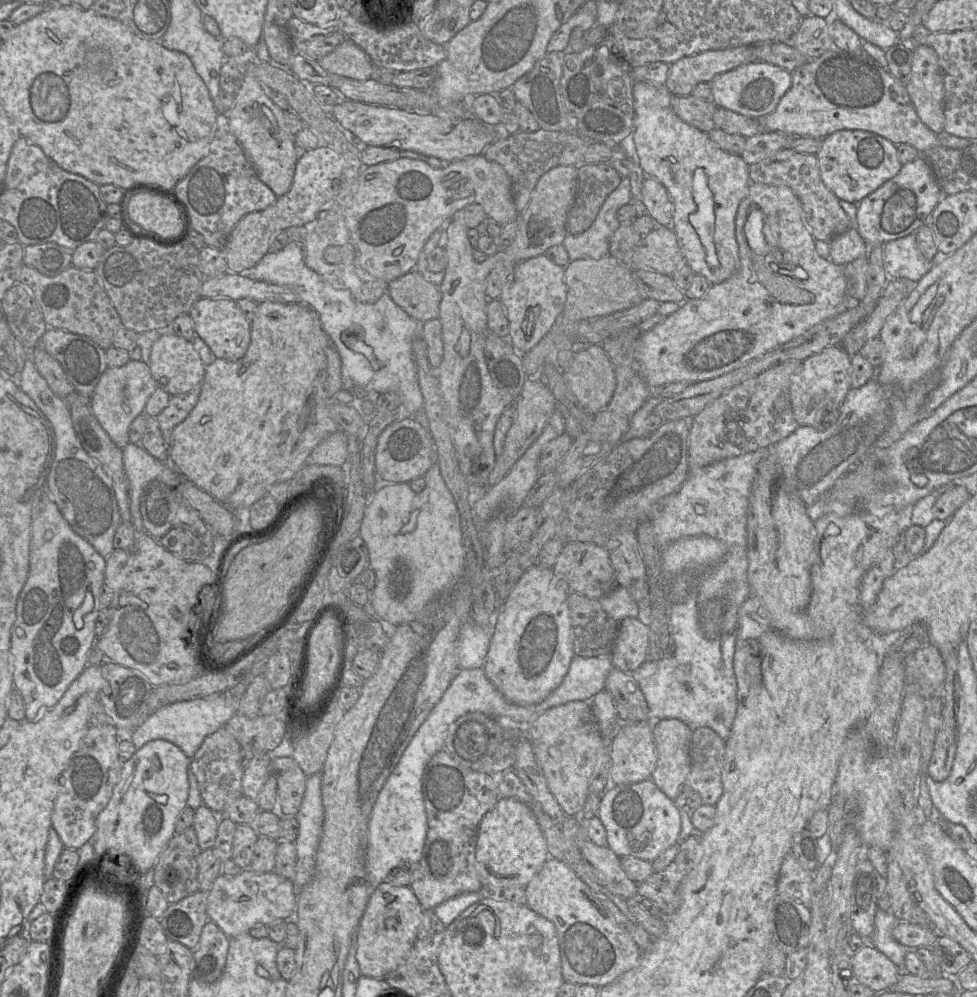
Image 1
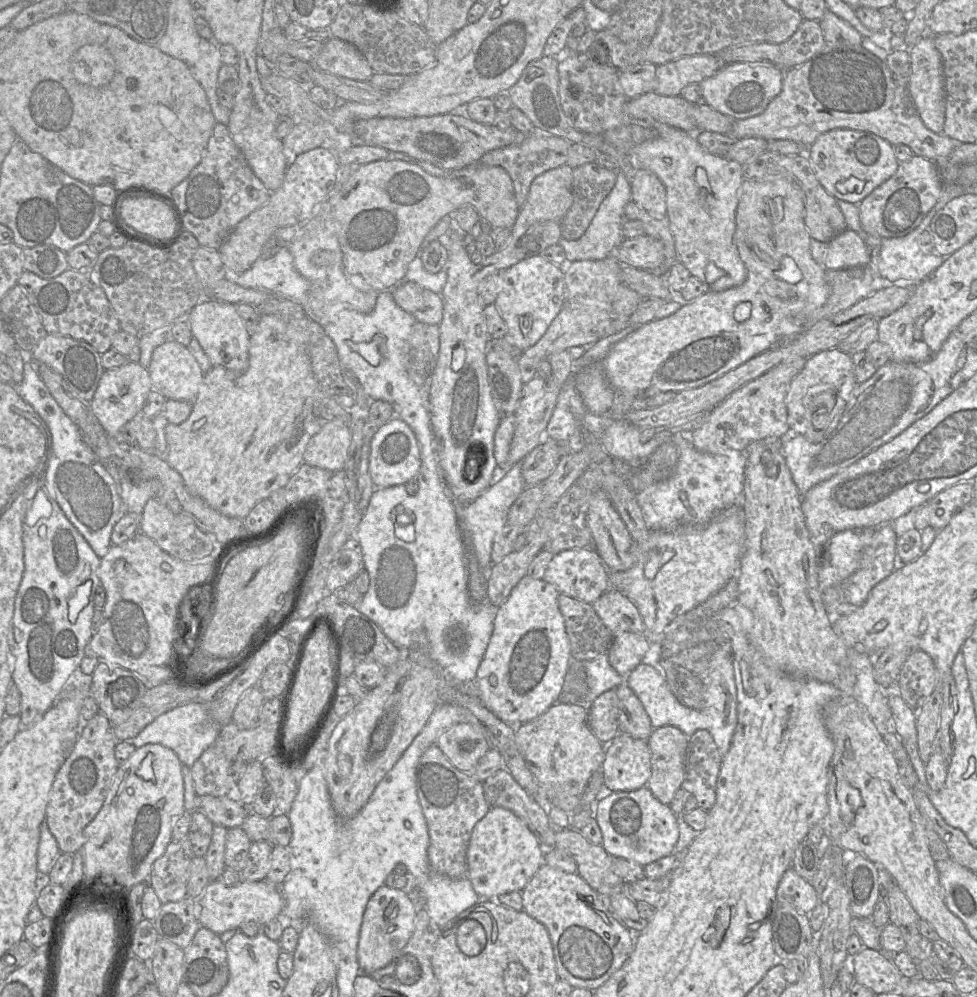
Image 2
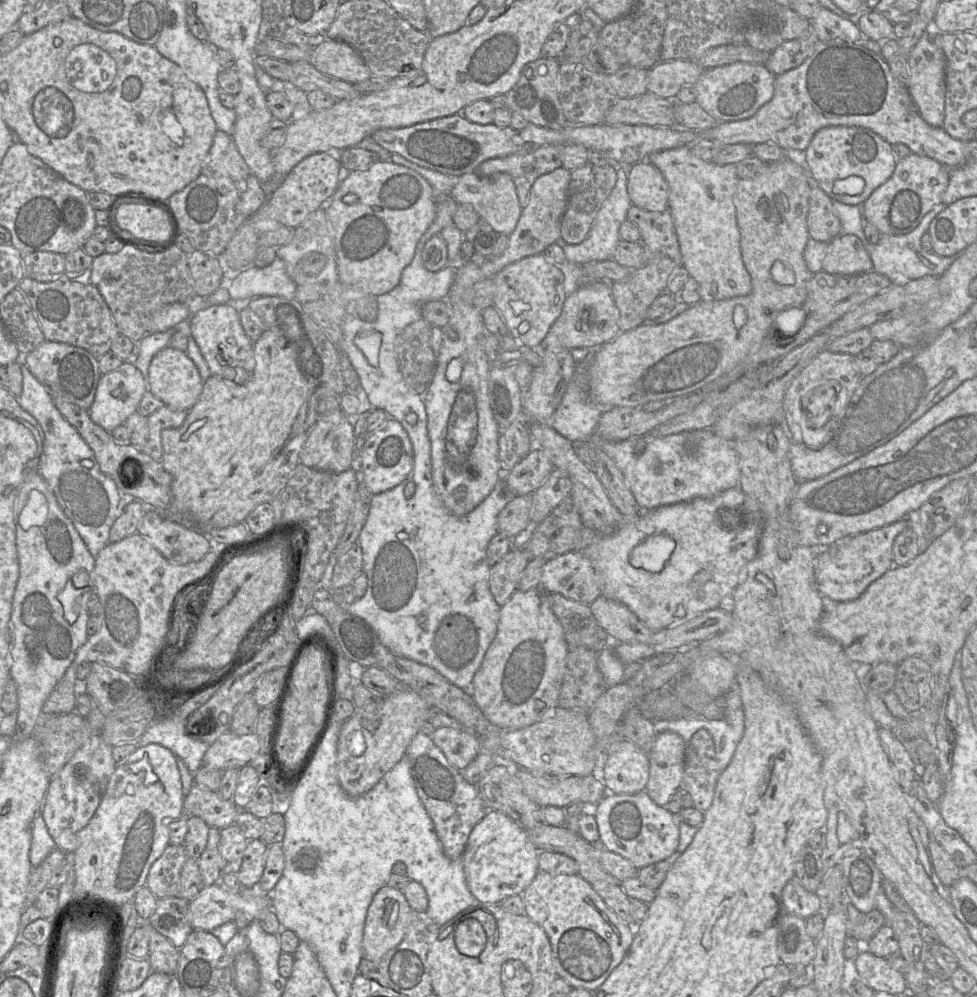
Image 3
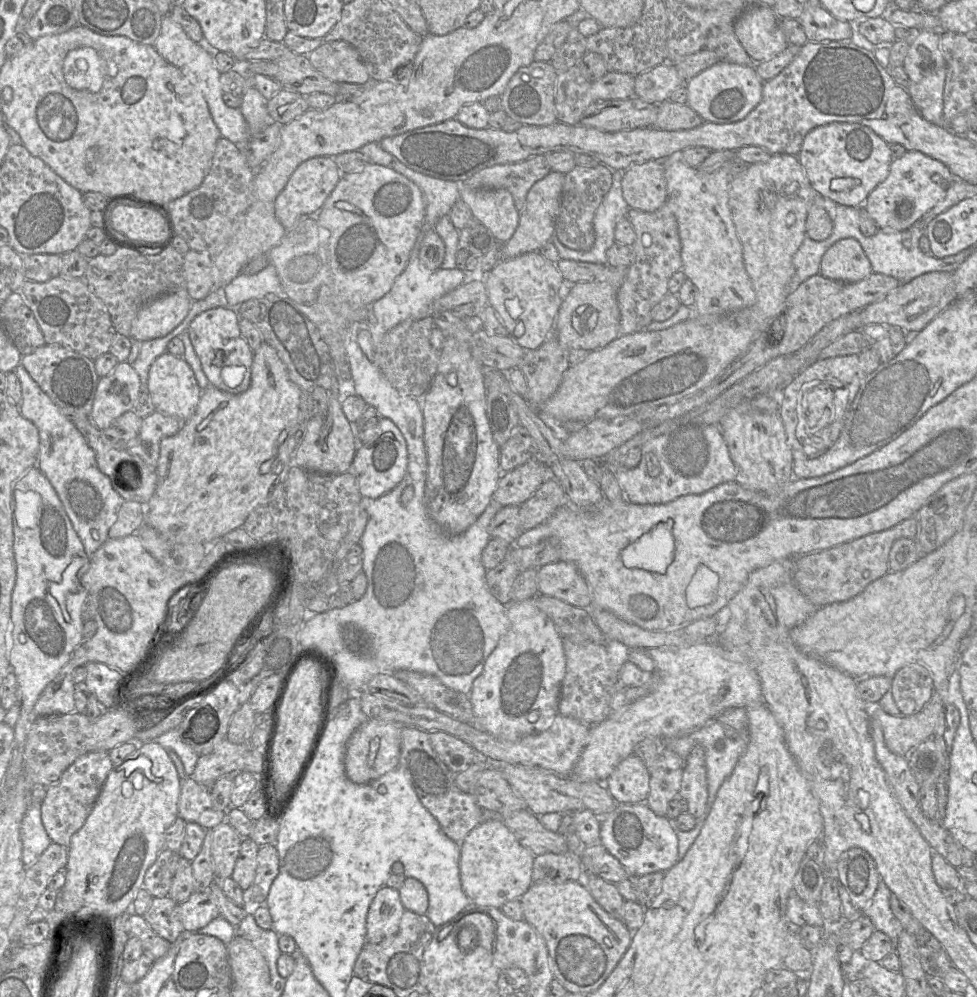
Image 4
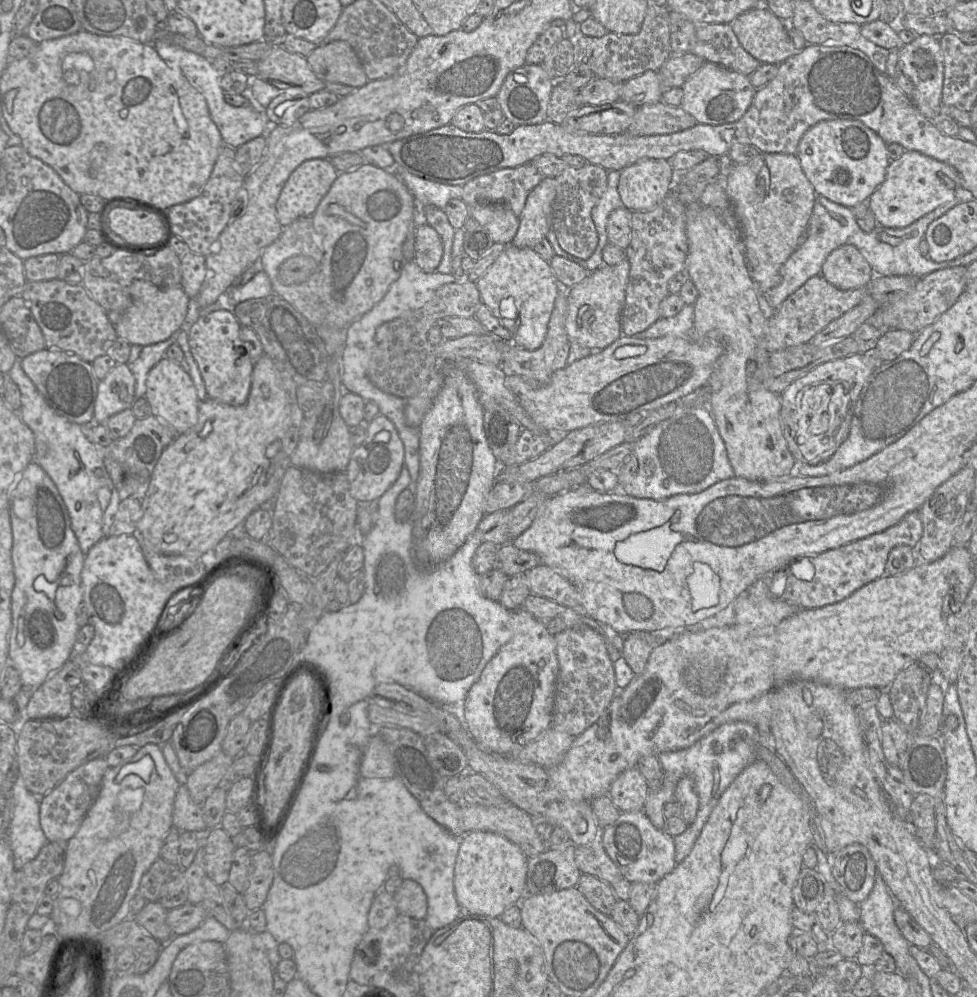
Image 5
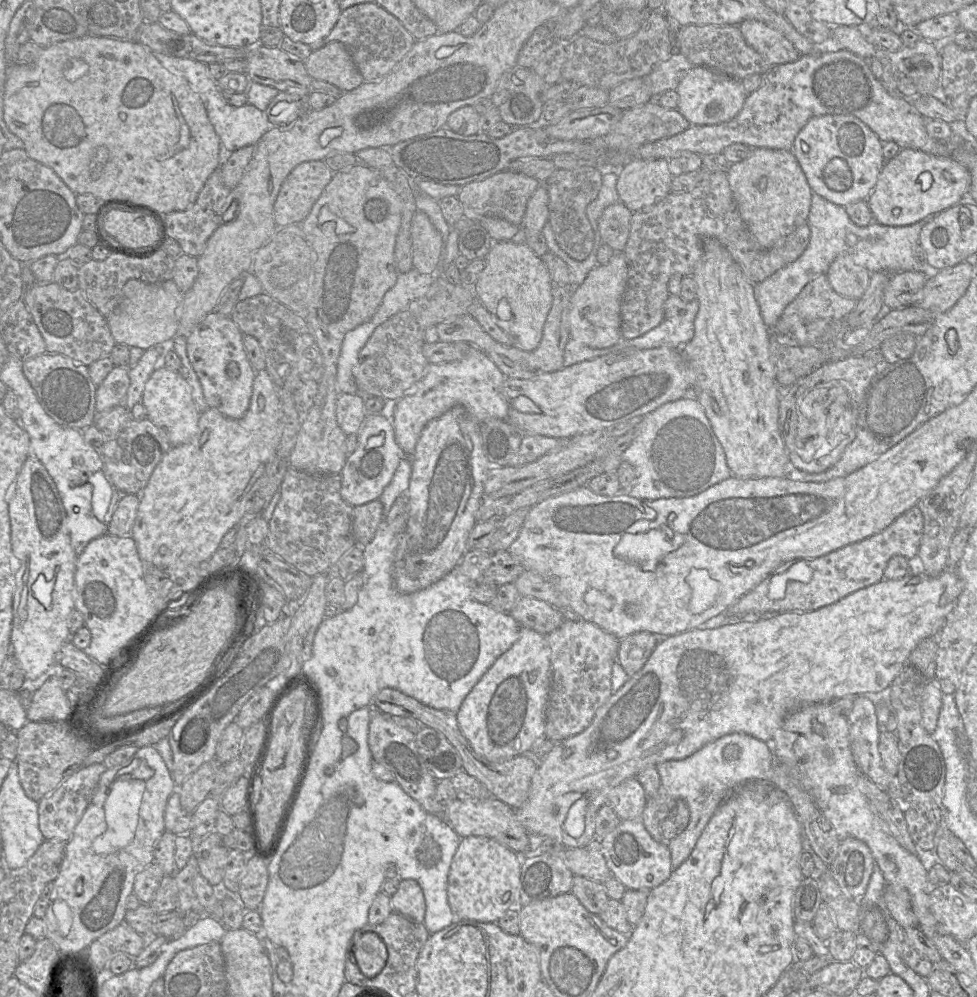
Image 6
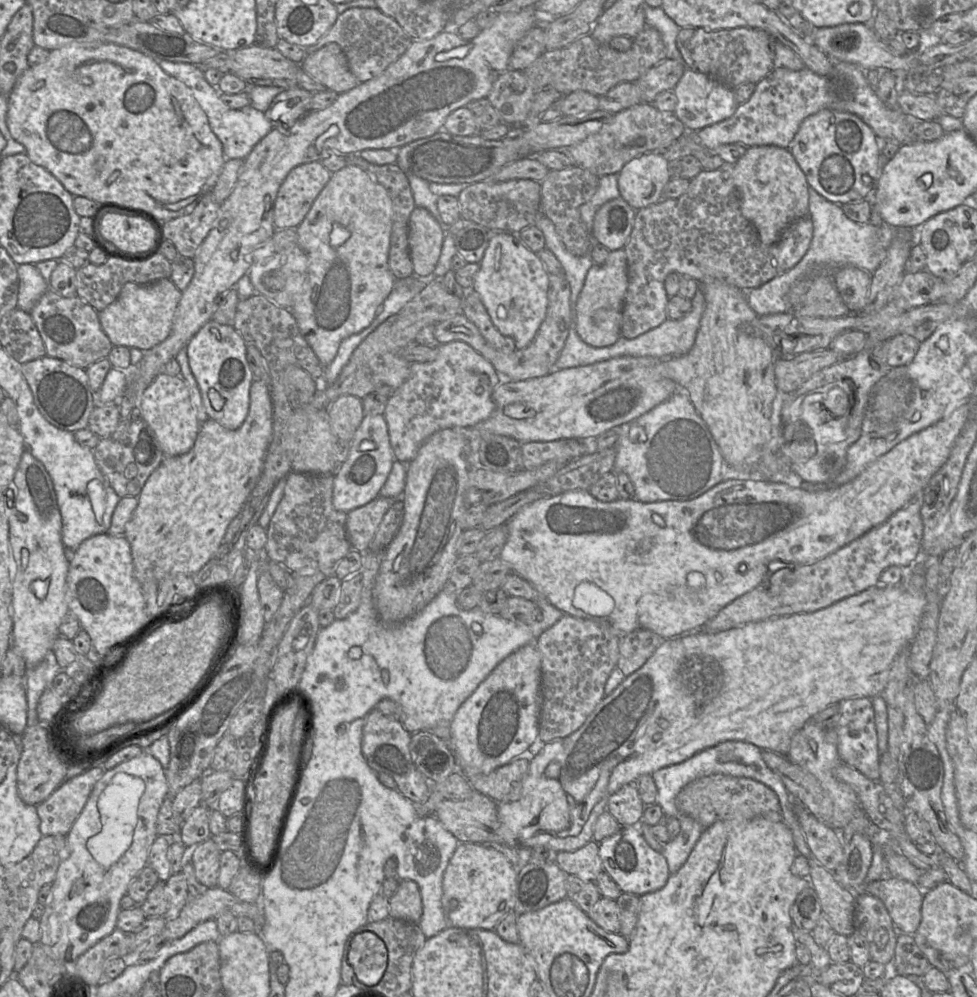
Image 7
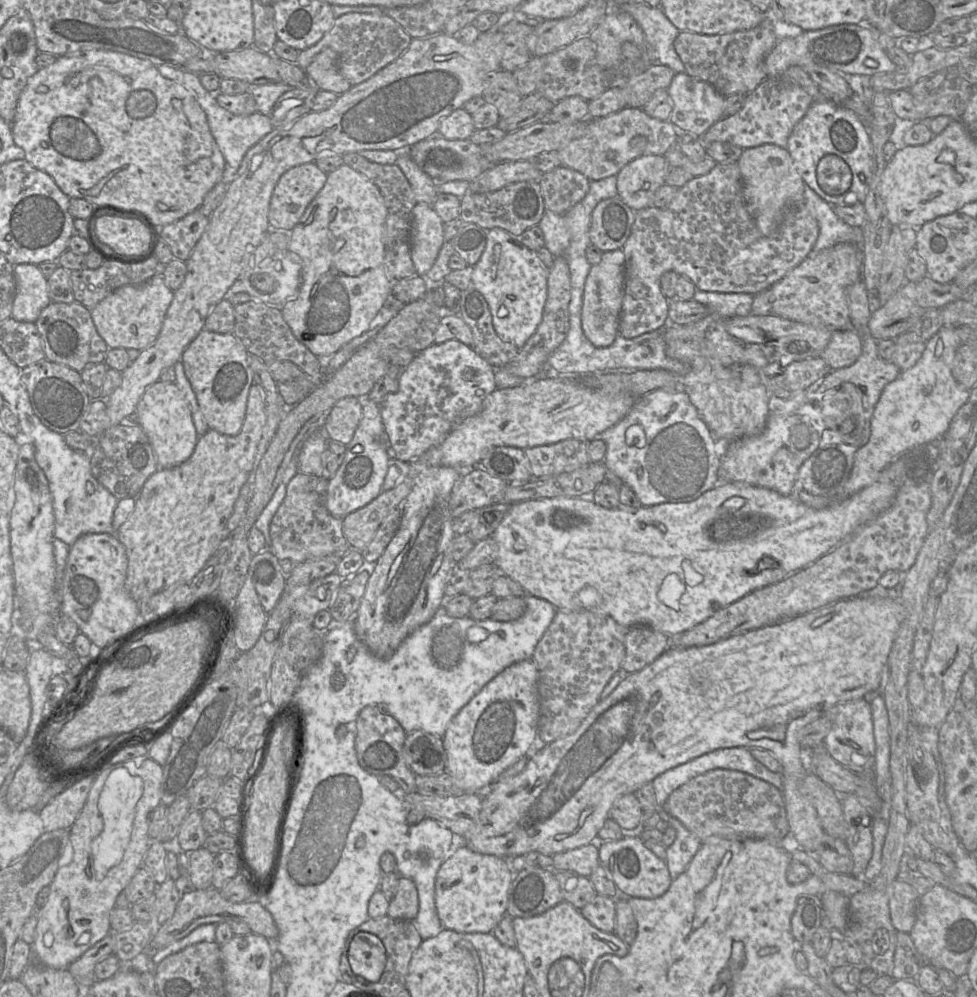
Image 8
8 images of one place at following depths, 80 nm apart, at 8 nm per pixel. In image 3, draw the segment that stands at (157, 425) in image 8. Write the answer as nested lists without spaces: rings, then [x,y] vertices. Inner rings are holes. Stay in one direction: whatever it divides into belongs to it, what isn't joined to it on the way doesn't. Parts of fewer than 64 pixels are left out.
[[[167,346],[151,360],[147,390],[173,410],[188,412],[198,401],[203,389],[200,373],[186,352]]]

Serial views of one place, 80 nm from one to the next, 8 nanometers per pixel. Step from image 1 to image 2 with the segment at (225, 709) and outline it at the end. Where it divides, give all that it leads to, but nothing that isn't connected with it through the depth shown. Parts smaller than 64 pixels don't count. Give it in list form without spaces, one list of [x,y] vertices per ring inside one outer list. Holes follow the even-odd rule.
[[[191,702],[158,716],[136,737],[126,741],[136,748],[146,744],[161,744],[173,750],[182,764],[192,767],[202,753],[215,743],[221,728],[210,716],[208,704]]]

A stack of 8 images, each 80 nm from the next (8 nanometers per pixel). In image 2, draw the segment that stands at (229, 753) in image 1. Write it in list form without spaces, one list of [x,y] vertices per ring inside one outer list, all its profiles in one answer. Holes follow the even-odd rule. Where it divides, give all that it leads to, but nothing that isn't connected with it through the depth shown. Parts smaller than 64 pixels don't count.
[[[213,744],[207,748],[190,768],[196,794],[222,797],[233,793],[231,763],[220,746]]]

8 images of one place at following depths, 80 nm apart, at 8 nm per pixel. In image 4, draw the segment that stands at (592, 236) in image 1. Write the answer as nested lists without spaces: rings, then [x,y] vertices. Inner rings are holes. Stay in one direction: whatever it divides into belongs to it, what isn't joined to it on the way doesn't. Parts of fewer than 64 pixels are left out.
[[[613,170],[612,186],[594,216],[595,242],[589,251],[569,249],[560,242],[555,233],[553,234],[551,242],[557,248],[560,259],[607,264],[607,251],[615,242],[616,224],[627,216],[630,209],[622,193],[622,179],[625,171]]]

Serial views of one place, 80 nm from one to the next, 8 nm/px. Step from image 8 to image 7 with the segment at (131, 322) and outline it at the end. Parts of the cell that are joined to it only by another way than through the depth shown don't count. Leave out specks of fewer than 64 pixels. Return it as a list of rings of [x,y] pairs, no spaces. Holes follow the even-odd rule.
[[[169,278],[147,285],[127,282],[117,299],[98,312],[101,327],[113,346],[150,350],[169,336],[181,295],[182,291]]]

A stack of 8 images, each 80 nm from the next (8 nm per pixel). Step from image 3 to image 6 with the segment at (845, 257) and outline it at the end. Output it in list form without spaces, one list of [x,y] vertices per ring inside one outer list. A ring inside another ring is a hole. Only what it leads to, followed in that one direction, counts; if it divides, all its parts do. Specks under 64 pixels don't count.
[[[849,255],[838,256],[826,272],[835,292],[846,298],[860,300],[865,294],[872,273],[856,264]]]

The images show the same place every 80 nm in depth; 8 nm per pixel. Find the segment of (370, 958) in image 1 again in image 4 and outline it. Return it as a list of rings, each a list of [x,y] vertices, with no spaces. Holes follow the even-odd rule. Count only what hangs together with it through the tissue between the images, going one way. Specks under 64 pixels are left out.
[[[381,887],[373,898],[366,920],[366,942],[379,943],[394,935],[398,929],[405,908],[399,890]]]

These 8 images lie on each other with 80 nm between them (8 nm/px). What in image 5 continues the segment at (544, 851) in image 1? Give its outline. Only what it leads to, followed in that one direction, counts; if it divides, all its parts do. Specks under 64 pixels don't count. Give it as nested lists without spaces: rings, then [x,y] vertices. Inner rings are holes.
[[[471,831],[460,839],[460,847],[454,868],[454,890],[463,913],[488,917],[500,917],[511,905],[519,904],[525,896],[528,857],[513,842],[490,831]]]

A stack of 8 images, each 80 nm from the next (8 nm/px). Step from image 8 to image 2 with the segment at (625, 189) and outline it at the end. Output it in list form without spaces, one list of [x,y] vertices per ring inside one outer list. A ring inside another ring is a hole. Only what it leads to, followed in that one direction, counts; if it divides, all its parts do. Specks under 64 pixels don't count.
[[[638,166],[630,186],[632,201],[655,217],[667,216],[666,189],[653,172]]]

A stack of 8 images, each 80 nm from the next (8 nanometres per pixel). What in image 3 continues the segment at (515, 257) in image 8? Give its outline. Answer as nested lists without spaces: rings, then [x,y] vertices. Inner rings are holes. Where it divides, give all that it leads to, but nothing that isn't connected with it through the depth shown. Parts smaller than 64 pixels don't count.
[[[535,254],[512,263],[492,277],[494,304],[508,328],[509,335],[530,348],[539,348],[550,327],[559,317],[567,297],[564,290],[566,270]]]

